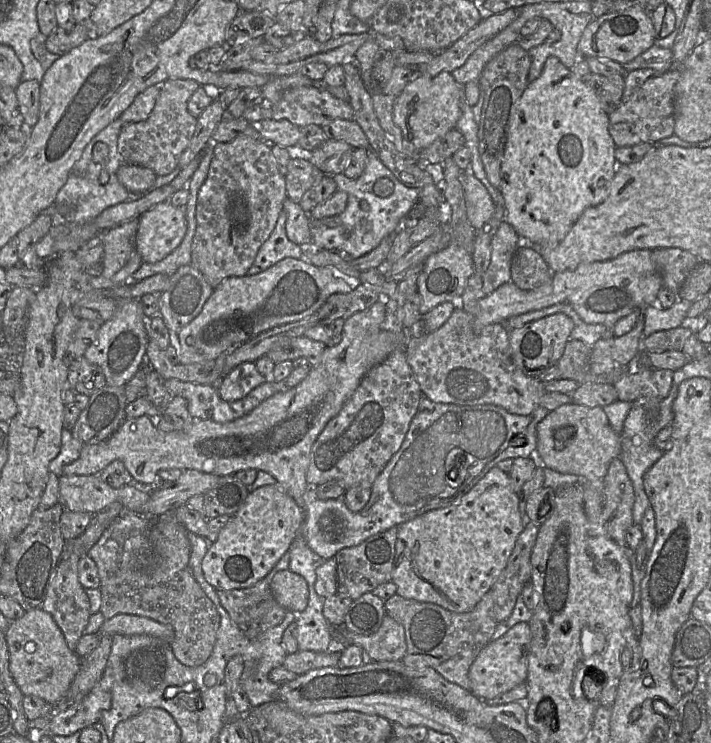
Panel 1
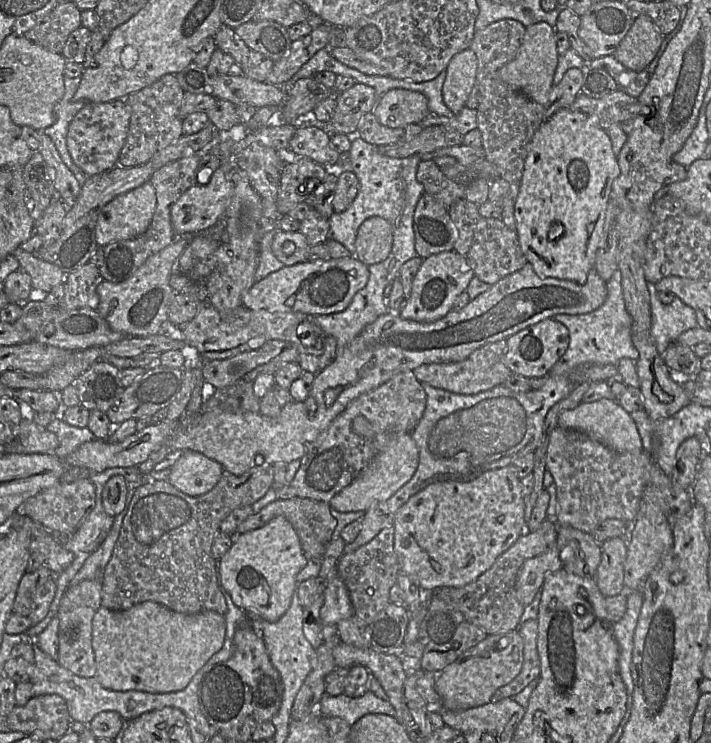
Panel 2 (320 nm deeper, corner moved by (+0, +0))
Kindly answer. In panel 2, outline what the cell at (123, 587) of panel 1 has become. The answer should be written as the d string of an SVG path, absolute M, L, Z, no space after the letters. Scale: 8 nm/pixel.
M264 463L242 475L234 475L224 469L216 486L201 496L189 496L168 480L156 480L139 486L128 505L119 537L103 573L101 605L110 610L126 610L138 603L153 601L184 614L212 610L225 615L227 604L217 586L217 560L212 554L214 537L220 531L221 522L232 511L252 506L273 483L273 465Z

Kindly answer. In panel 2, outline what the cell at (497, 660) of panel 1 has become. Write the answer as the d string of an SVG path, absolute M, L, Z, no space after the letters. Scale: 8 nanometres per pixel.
M518 629L488 635L436 675L435 690L448 710L461 711L485 705L492 701L500 687L509 684L520 673L523 660L524 640Z

